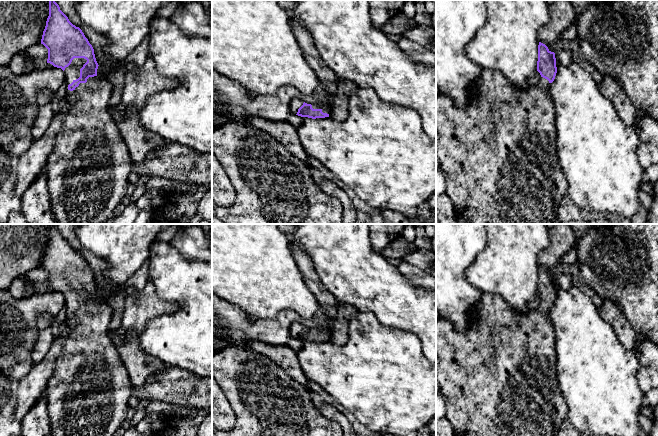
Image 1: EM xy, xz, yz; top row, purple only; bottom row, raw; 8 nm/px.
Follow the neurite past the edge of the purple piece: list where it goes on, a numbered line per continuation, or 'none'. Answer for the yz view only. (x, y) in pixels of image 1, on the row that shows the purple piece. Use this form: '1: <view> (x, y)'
1: yz (498, 155)

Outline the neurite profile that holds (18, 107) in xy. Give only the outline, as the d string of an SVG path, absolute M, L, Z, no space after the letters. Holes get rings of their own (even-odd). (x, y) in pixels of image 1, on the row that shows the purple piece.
M50 63L36 67L30 73L16 75L9 67L0 65L0 151L18 156L34 141L32 128L38 115L37 94L42 89L56 93L65 84L65 73Z

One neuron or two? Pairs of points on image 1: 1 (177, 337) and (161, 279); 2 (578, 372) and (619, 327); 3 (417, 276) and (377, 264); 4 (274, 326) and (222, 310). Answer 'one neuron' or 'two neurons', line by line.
1: one neuron
2: two neurons
3: two neurons
4: one neuron

